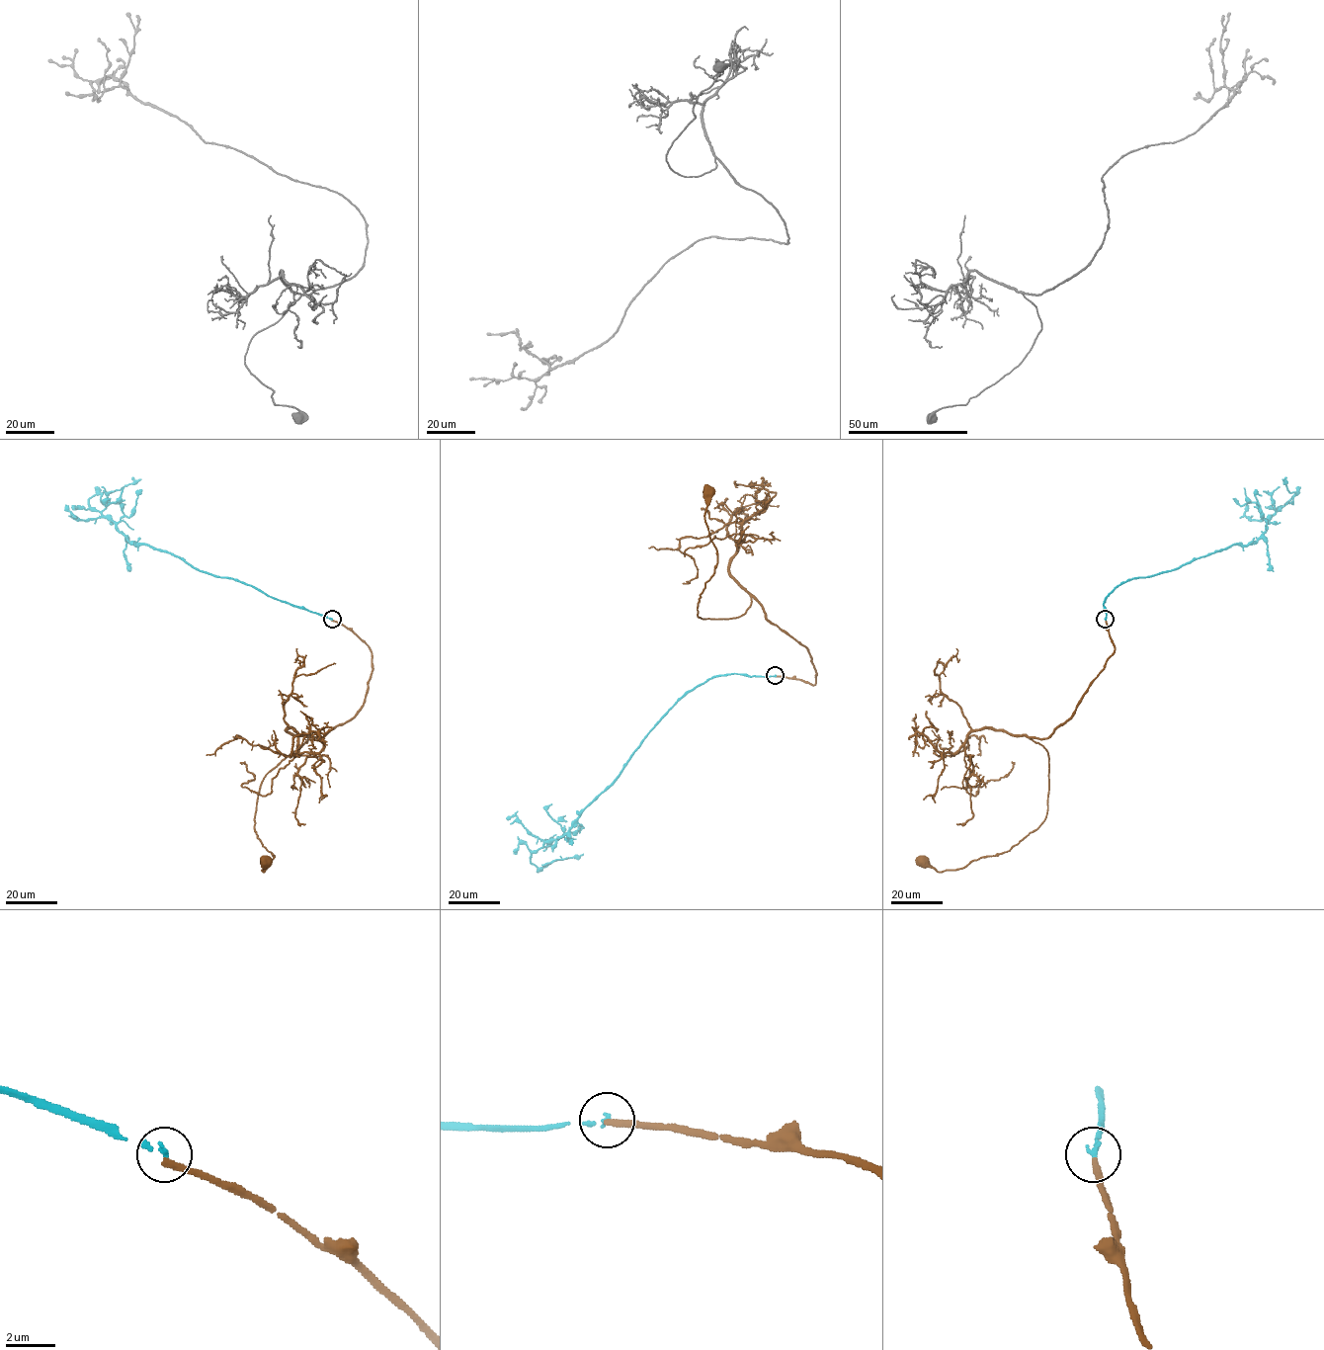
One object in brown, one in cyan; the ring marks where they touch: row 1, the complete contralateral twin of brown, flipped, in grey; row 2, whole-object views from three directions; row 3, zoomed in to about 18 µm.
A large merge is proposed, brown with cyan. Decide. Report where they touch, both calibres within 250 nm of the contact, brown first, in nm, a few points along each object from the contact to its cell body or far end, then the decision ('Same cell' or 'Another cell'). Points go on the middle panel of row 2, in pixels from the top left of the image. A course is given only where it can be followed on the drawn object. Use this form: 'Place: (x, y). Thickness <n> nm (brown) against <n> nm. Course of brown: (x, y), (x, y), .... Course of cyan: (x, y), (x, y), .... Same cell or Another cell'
Place: (775, 675). Thickness 280 nm (brown) against 160 nm. Course of brown: (775, 675), (814, 685), (816, 672), (752, 597), (738, 617), (698, 615), (716, 564), (710, 489). Course of cyan: (775, 675), (722, 675), (689, 690), (573, 825), (535, 851), (530, 861), (542, 868), (583, 854). Another cell

